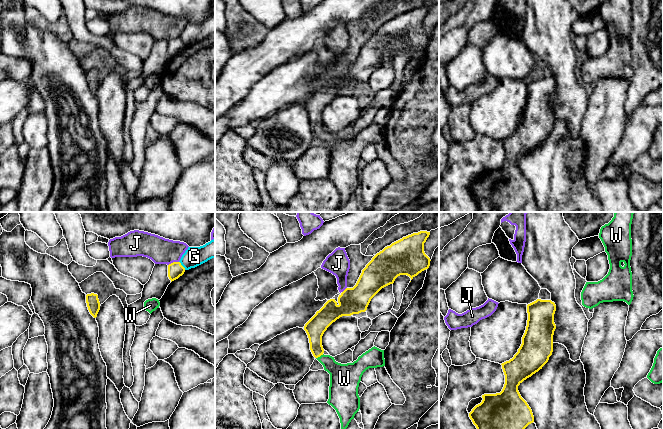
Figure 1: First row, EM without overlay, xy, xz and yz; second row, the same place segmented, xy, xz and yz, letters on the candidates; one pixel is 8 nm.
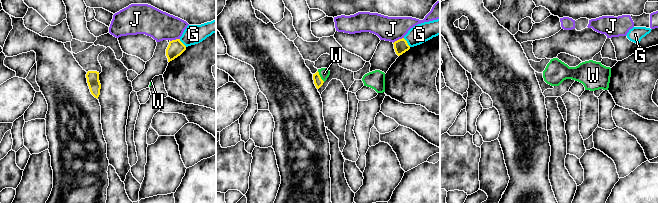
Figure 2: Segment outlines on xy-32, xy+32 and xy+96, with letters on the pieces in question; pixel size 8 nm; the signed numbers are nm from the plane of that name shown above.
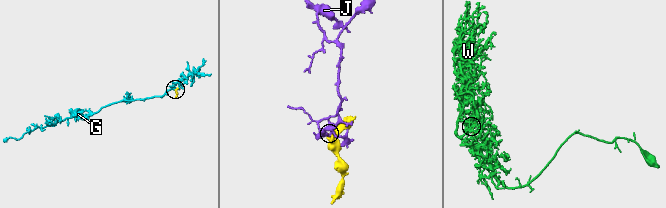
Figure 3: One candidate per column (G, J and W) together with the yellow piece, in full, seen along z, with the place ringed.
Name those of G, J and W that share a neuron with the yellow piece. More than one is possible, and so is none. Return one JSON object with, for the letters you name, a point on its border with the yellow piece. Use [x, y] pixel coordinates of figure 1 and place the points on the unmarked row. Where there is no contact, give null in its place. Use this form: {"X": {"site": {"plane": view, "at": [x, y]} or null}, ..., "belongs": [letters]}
{"W": {"site": {"plane": "xz", "at": [319, 132]}}, "belongs": ["W"]}

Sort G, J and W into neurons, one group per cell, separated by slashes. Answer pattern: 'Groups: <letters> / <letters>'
Groups: G / J / W

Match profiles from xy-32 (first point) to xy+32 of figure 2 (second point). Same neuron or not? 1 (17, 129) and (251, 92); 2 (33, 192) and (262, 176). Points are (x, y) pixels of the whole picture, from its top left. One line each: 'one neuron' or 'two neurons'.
1: one neuron
2: one neuron

